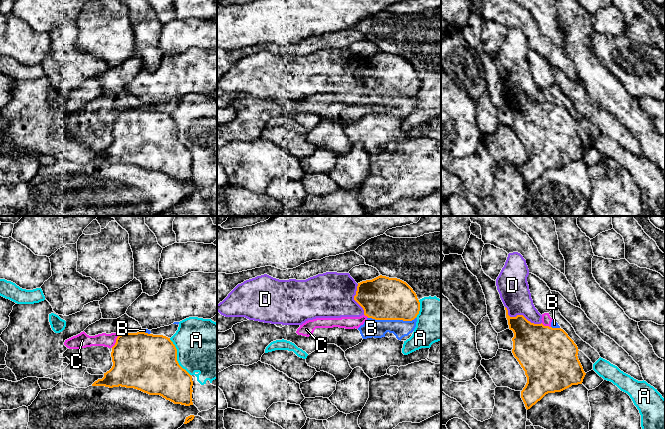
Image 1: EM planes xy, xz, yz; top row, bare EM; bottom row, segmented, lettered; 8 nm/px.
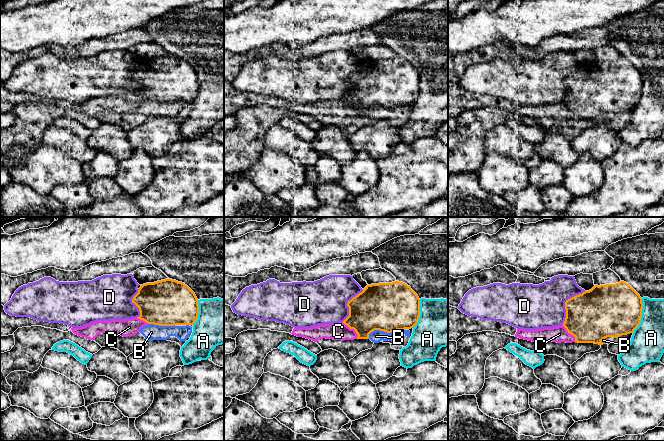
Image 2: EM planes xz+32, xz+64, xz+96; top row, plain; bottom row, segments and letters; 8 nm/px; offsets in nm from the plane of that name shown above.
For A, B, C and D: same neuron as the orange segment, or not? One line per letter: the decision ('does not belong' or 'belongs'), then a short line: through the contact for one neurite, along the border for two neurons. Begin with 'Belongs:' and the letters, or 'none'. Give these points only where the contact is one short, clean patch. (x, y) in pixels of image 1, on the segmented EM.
Belongs: none
A: does not belong
B: does not belong
C: does not belong; line xy (118, 336), (111, 347)
D: does not belong

